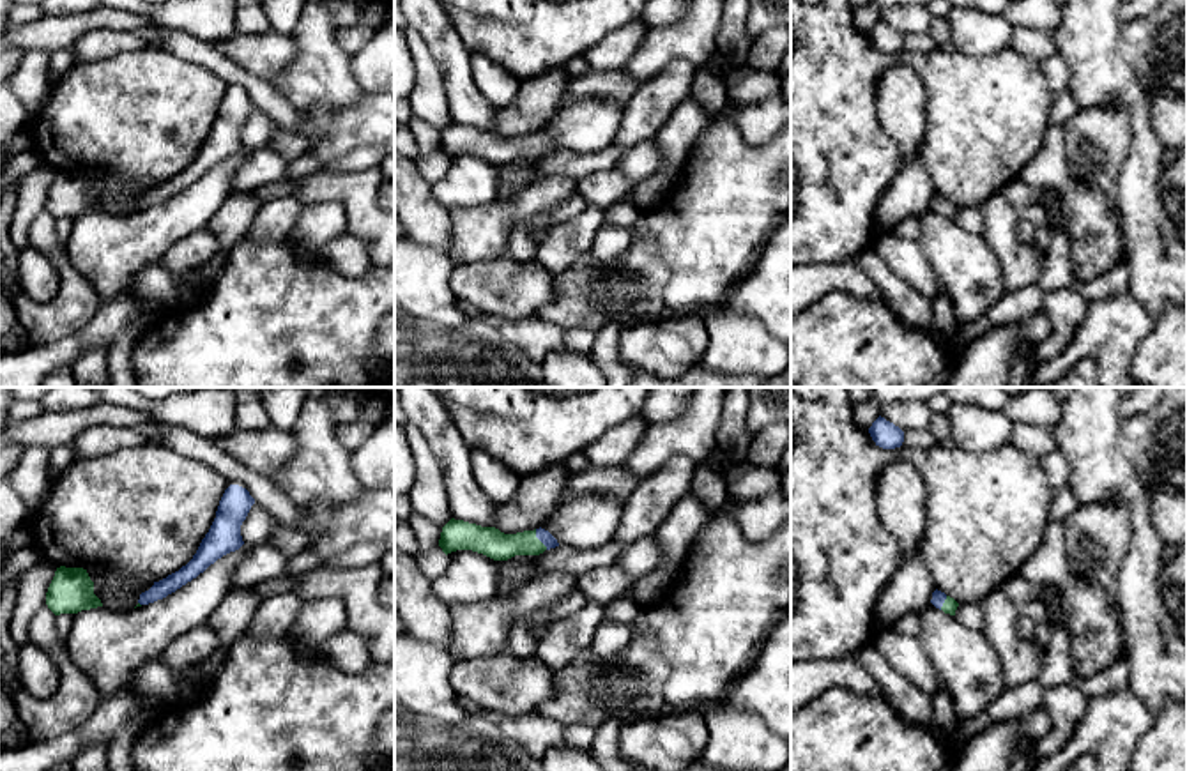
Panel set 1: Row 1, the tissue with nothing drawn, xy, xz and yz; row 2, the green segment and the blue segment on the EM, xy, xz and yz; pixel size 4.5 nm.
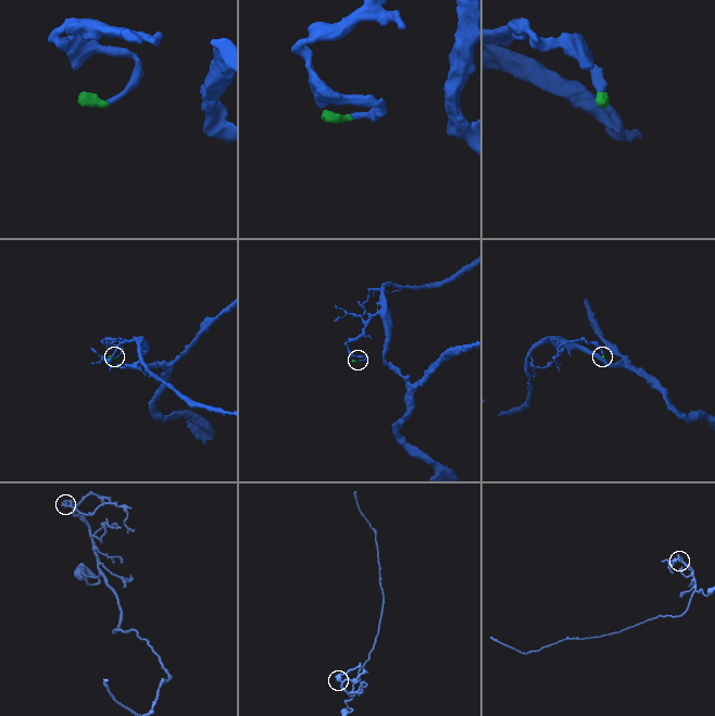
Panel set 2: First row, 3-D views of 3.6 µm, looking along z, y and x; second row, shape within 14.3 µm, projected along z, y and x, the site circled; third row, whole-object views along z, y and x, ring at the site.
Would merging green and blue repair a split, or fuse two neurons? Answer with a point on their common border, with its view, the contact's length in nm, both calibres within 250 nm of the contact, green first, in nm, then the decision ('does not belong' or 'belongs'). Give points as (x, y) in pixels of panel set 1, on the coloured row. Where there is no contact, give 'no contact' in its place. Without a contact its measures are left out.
contact xz (538, 540); length 110 nm; calibres 140 and 60 nm; belongs

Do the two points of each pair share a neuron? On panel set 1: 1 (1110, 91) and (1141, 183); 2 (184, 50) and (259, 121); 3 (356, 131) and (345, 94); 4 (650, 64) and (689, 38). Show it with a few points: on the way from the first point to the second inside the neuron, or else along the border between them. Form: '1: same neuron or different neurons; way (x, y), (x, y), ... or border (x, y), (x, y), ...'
1: same neuron; way (1134, 106), (1140, 112), (1141, 122), (1141, 158)
2: different neurons; border (255, 105), (278, 128)
3: different neurons; border (367, 94), (342, 108), (313, 105), (308, 110)
4: same neuron; way (658, 55), (673, 41), (680, 41)

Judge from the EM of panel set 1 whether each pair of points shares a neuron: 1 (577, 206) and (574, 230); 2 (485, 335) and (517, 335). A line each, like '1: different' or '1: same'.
1: different
2: different

